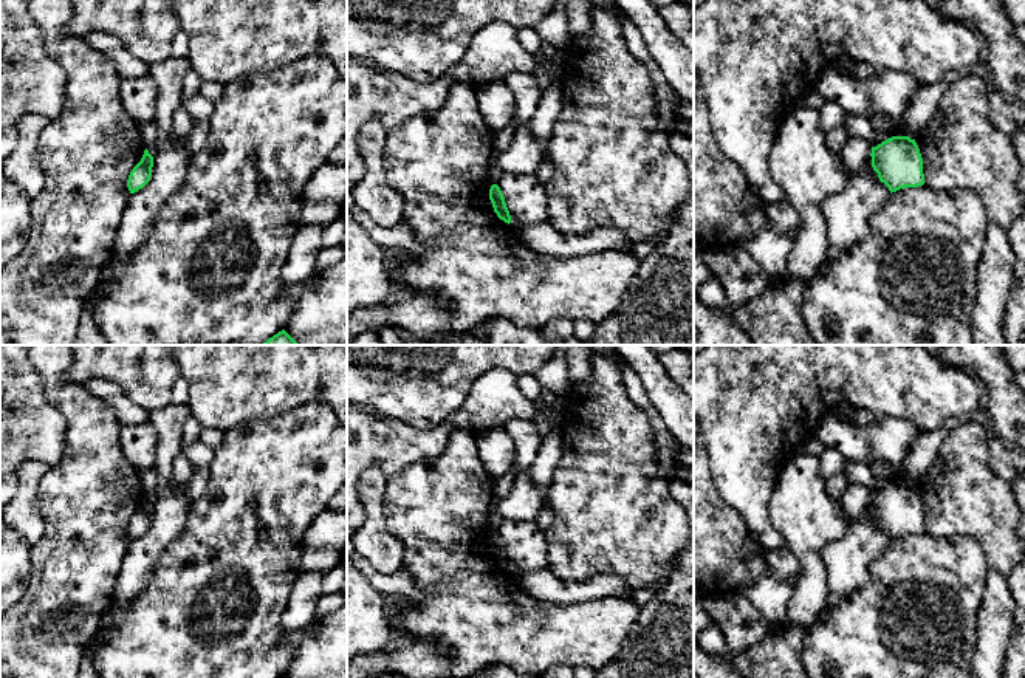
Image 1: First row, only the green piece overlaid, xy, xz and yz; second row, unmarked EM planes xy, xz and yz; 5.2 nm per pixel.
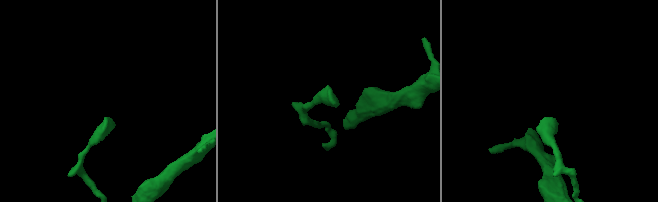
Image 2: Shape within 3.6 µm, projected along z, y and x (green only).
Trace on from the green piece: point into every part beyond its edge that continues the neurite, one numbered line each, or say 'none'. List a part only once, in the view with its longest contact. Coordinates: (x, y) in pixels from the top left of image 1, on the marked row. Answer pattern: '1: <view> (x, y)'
none

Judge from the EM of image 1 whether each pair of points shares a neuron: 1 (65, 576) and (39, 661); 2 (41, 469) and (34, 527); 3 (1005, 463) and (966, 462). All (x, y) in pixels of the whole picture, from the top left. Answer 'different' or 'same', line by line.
1: same
2: same
3: different

